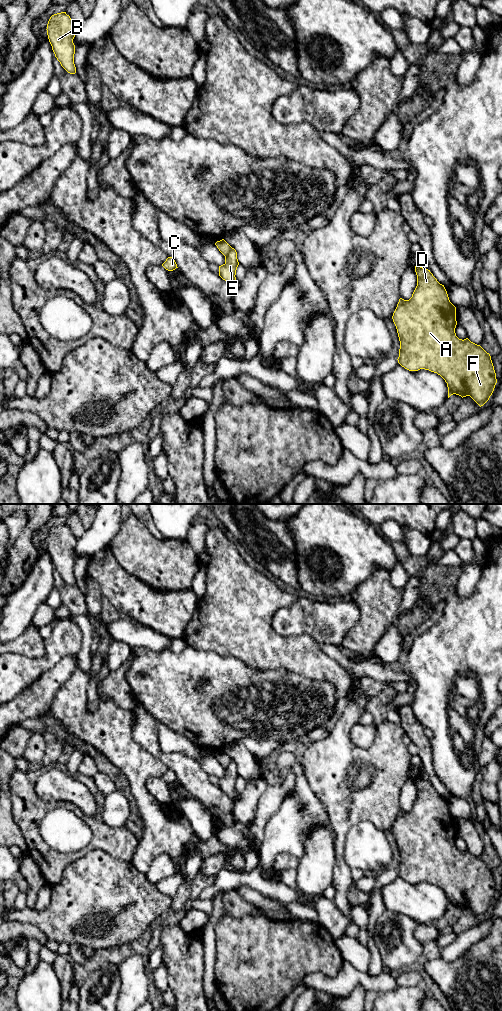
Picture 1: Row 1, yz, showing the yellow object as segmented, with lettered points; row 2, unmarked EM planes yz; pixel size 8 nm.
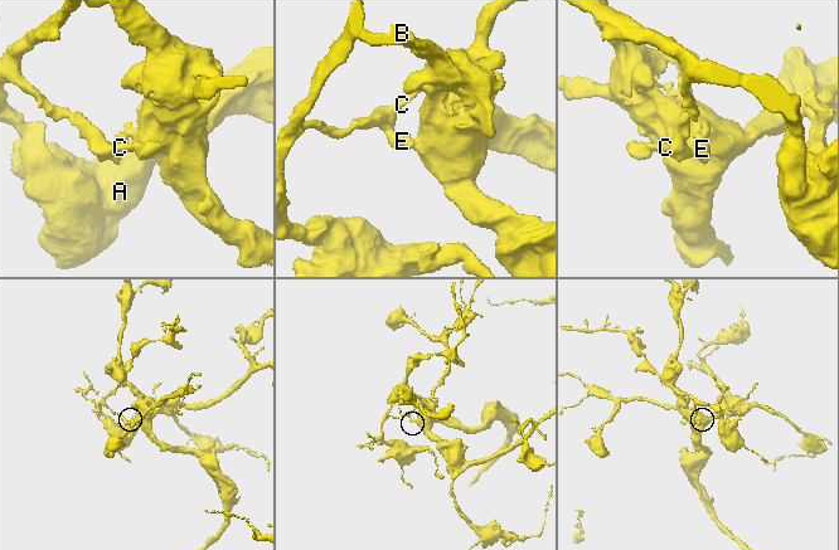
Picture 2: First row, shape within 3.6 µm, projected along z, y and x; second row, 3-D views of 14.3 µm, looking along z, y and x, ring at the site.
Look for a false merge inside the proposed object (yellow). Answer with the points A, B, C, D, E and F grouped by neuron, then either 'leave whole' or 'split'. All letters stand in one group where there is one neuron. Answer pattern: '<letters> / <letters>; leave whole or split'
A C D E F / B; split

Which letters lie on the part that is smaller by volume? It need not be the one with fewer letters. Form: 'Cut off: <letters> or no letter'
Cut off: A, C, D, E, F

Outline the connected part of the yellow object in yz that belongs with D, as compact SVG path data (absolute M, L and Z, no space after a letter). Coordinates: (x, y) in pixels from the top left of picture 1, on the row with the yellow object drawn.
M416 265L415 272L417 286L412 297L409 300L400 298L392 316L400 341L398 363L409 371L425 369L437 373L447 383L448 398L453 394L462 398L470 396L481 407L489 400L497 383L491 356L468 338L462 340L456 336L456 307L450 302L444 285L428 269Z

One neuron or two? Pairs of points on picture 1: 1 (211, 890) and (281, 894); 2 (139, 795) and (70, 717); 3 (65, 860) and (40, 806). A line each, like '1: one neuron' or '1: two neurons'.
1: one neuron
2: one neuron
3: one neuron

